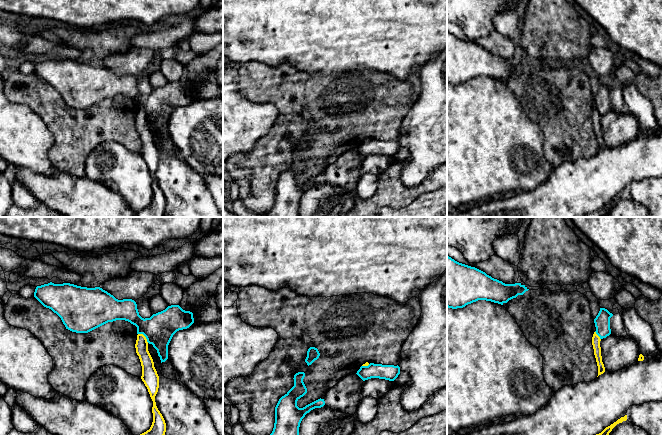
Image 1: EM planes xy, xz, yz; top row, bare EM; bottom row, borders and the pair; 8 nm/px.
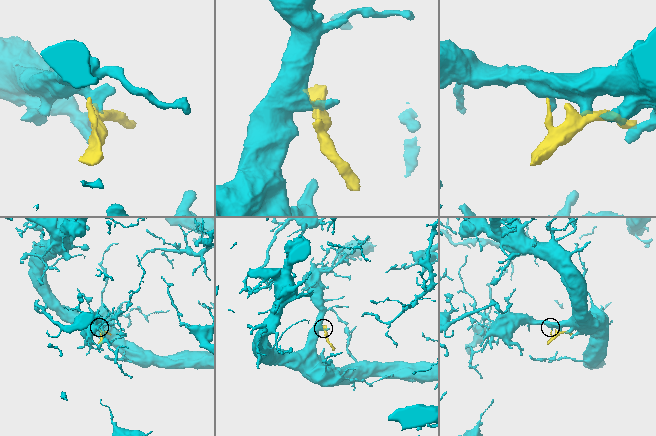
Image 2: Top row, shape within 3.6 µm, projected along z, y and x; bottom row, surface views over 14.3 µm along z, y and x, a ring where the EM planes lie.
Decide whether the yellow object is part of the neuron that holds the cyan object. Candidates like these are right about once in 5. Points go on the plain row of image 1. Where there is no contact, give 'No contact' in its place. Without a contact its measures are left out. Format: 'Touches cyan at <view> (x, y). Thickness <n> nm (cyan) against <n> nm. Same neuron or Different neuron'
Touches cyan at xy (144, 111). Thickness 240 nm (cyan) against 100 nm. Different neuron

